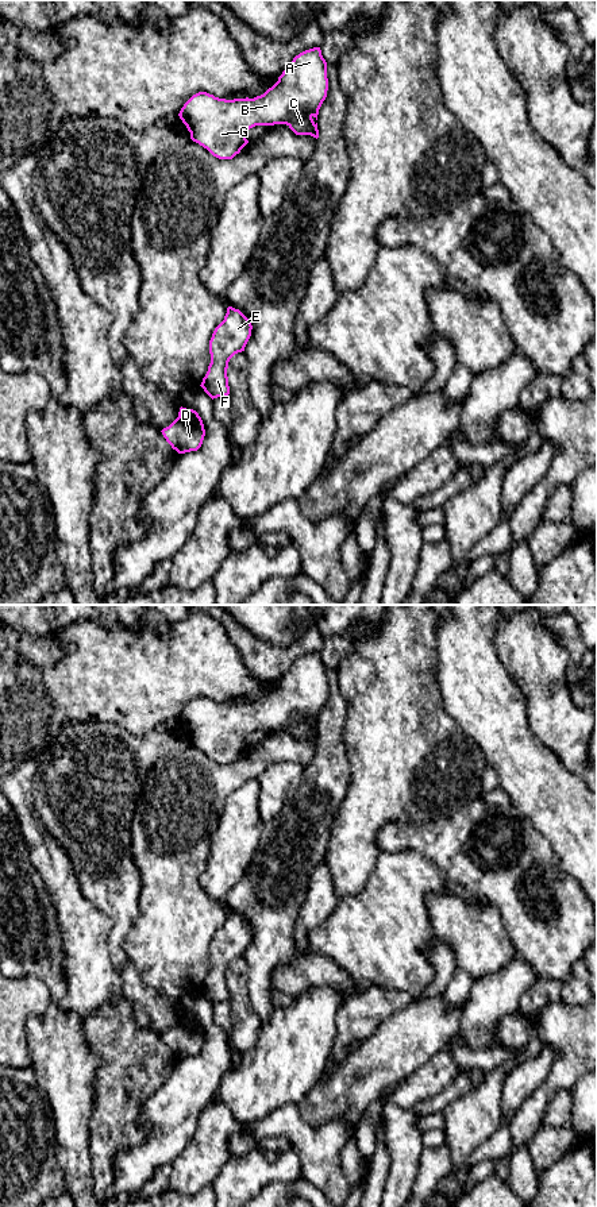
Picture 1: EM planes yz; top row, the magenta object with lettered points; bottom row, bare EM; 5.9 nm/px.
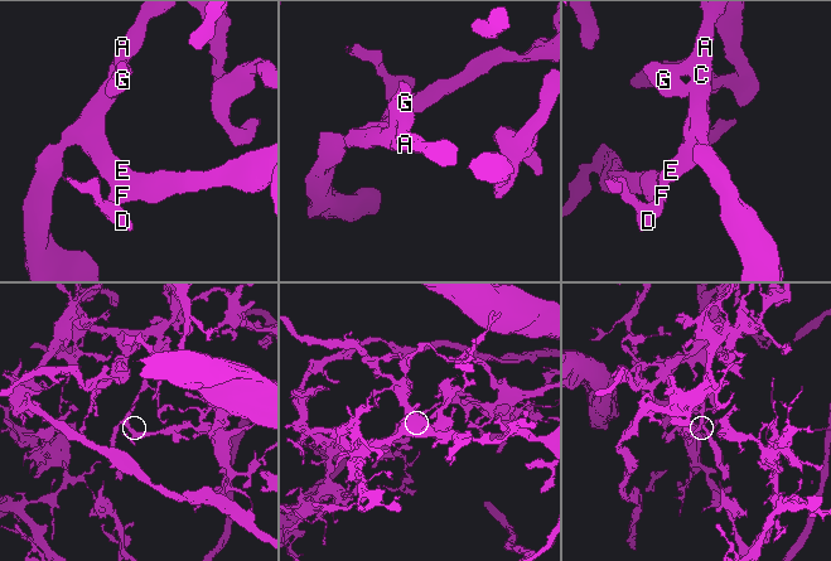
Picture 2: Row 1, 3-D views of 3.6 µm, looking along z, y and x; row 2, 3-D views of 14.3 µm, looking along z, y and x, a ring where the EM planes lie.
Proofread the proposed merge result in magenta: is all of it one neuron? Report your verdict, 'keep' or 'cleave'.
keep

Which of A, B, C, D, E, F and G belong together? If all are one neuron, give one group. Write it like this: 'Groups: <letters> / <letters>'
Groups: A B C D E F G

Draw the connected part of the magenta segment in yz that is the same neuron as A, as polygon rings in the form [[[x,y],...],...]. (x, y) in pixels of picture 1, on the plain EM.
[[[320,652],[296,660],[263,699],[254,703],[226,705],[207,697],[193,699],[181,713],[178,721],[190,737],[190,744],[219,764],[232,764],[249,748],[246,737],[255,730],[286,729],[296,740],[319,743],[319,714],[327,702],[327,667]]]

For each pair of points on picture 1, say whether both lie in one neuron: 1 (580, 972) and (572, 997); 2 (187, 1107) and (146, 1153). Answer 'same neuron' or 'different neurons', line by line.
1: same neuron
2: same neuron

